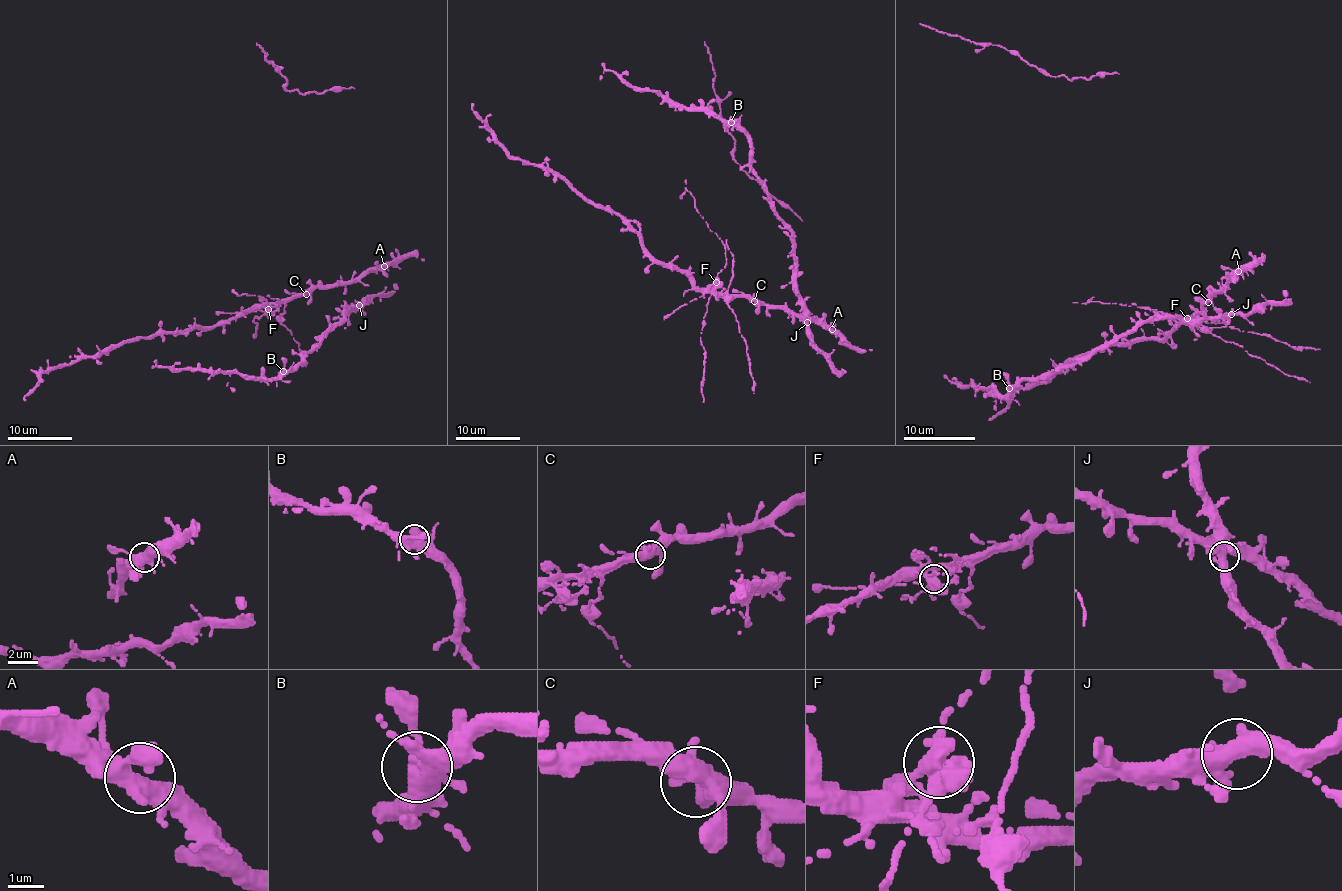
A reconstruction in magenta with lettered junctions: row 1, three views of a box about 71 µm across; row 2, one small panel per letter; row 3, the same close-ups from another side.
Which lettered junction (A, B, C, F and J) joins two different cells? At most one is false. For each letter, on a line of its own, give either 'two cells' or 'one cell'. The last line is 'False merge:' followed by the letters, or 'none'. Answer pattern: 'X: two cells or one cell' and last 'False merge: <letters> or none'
A: one cell
B: one cell
C: one cell
F: two cells
J: one cell
False merge: F

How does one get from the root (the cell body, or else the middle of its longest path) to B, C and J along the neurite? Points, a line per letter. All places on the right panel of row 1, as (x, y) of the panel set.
B: (1226, 284), (1224, 293), (1231, 300), (1229, 314), (1197, 320), (1147, 320), (1057, 372), (1025, 377), (1009, 388)
C: (1226, 284), (1213, 293), (1208, 302)
J: (1226, 284), (1224, 293), (1231, 300), (1231, 314)

